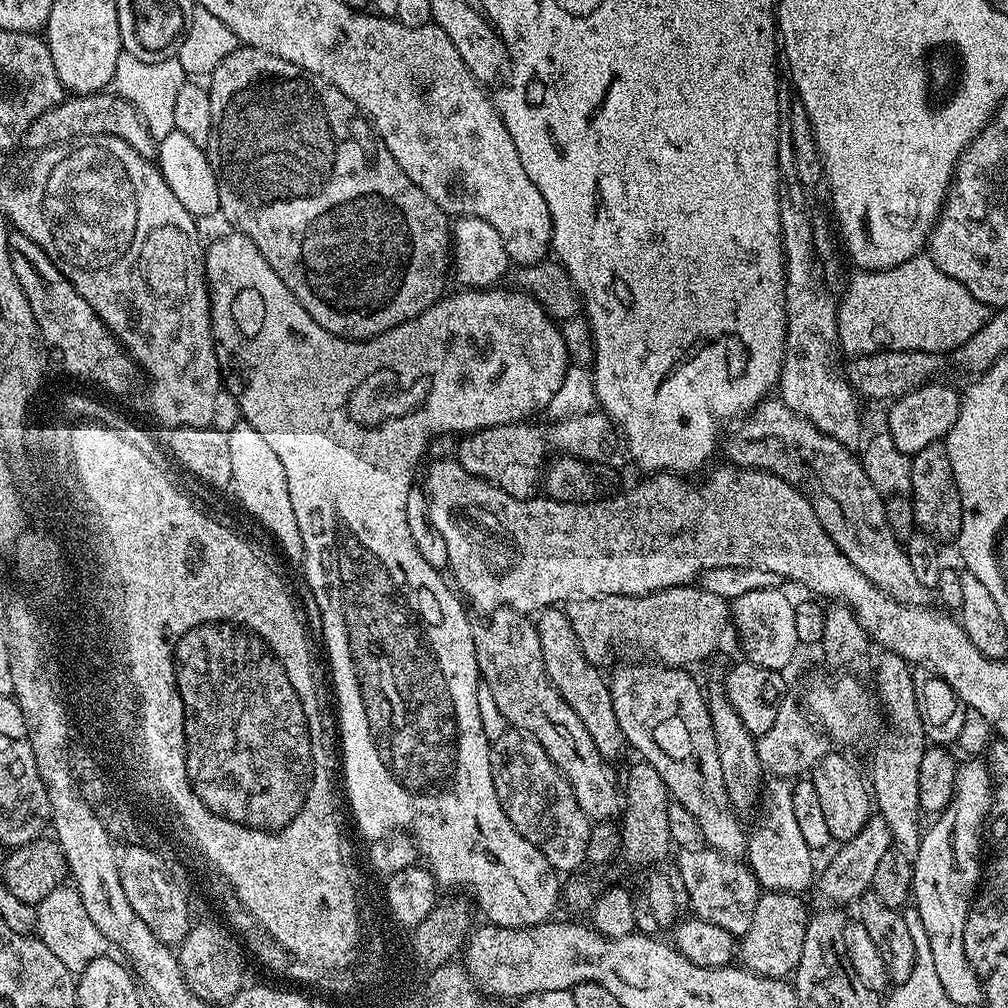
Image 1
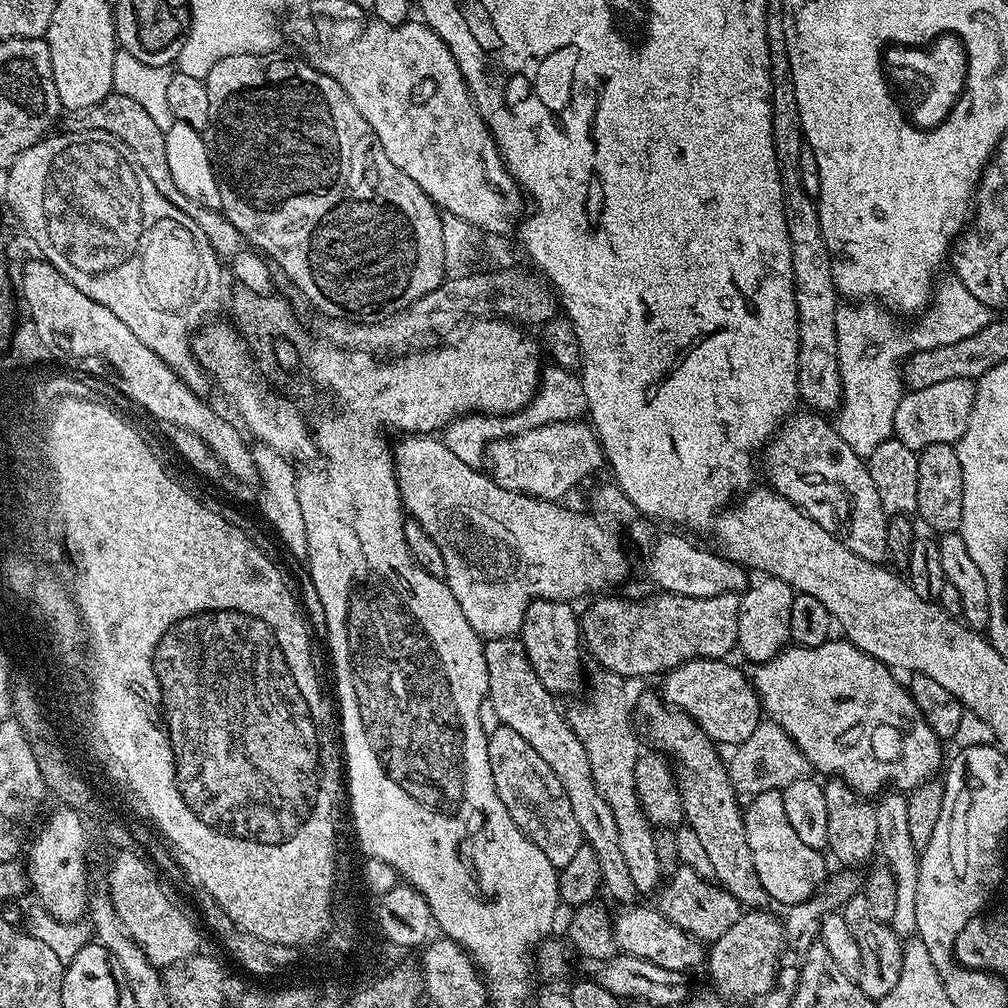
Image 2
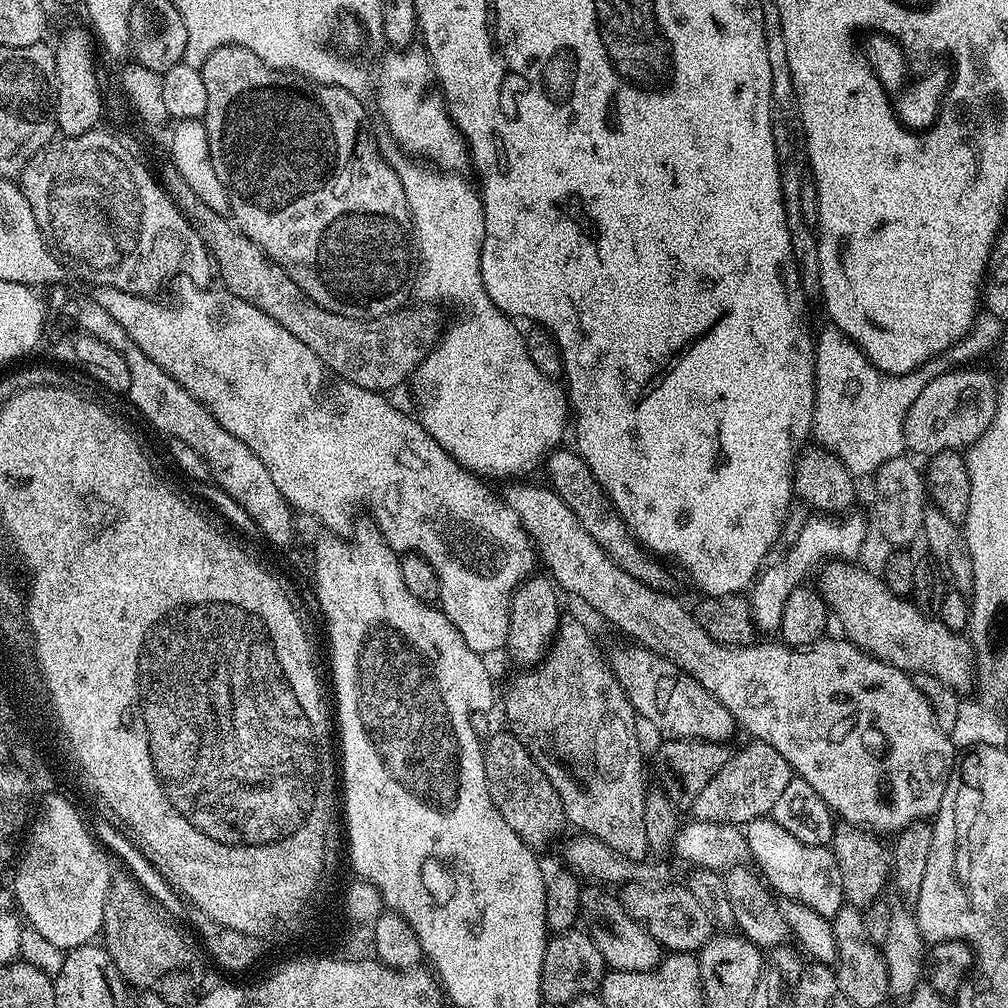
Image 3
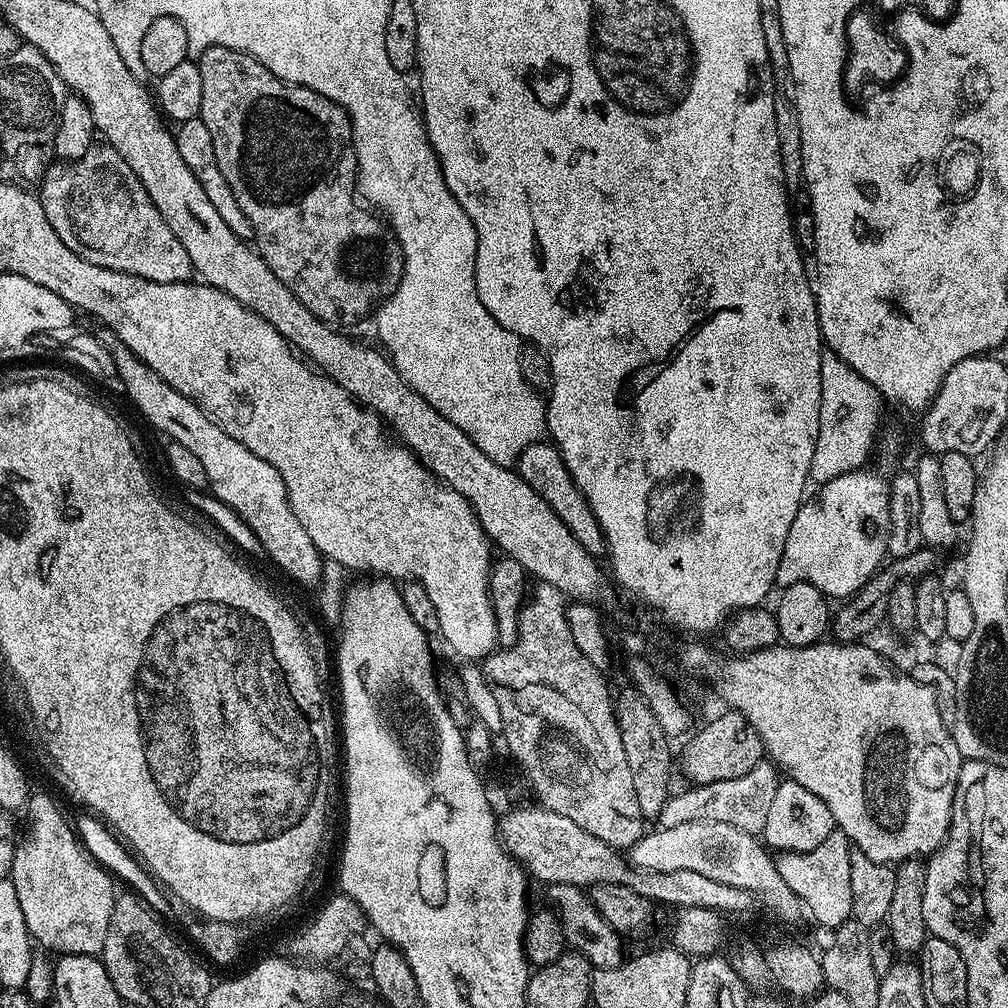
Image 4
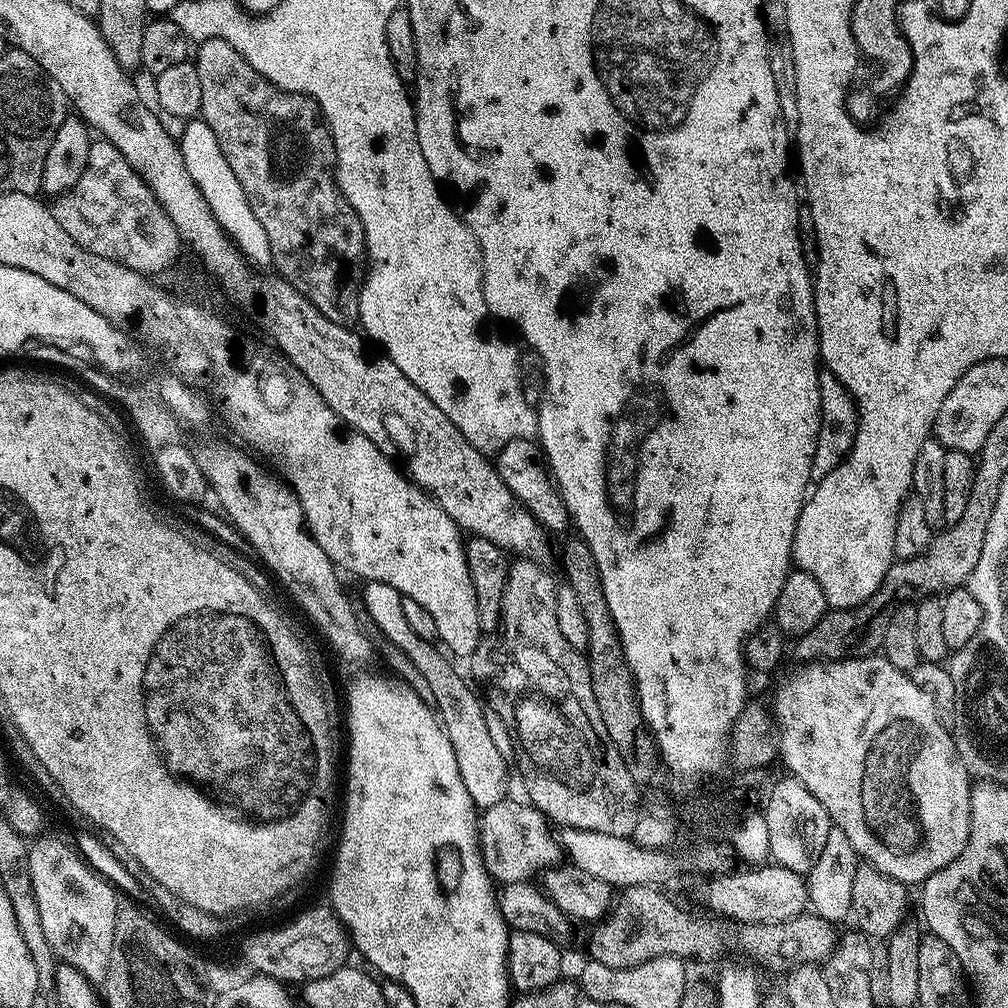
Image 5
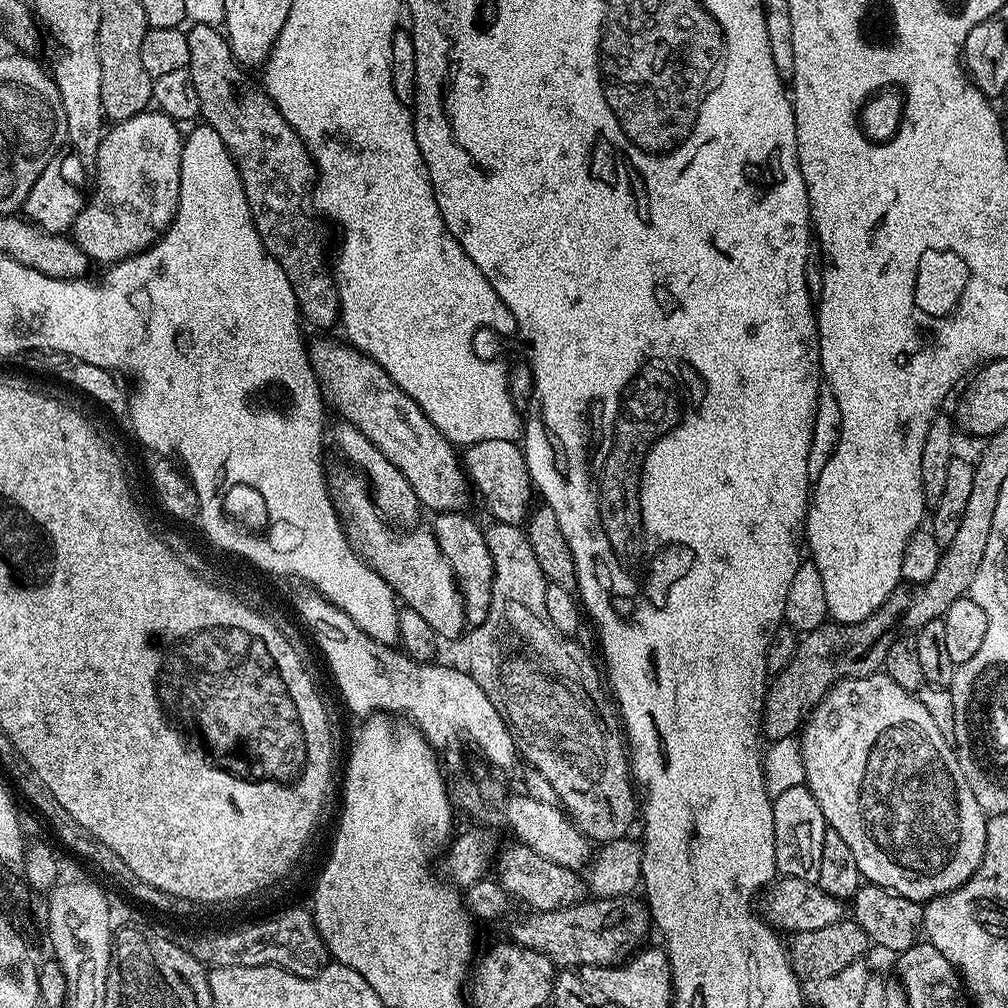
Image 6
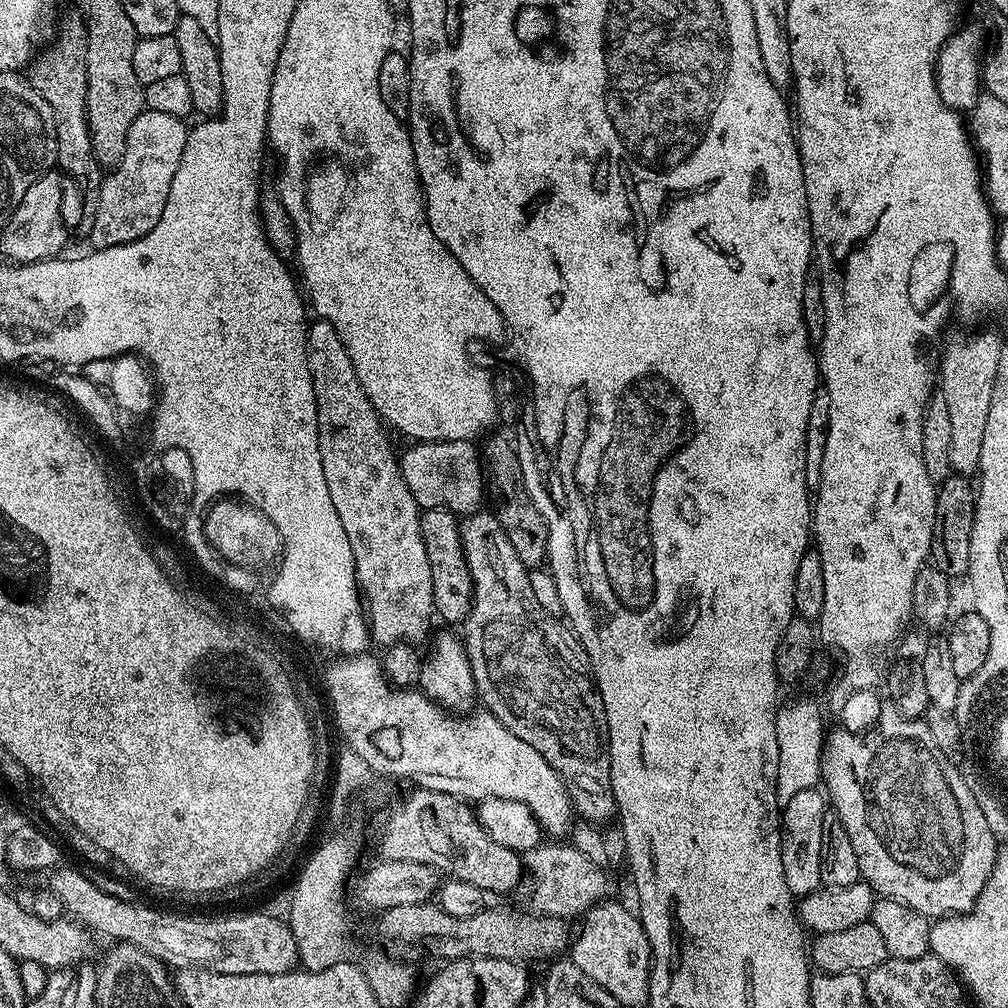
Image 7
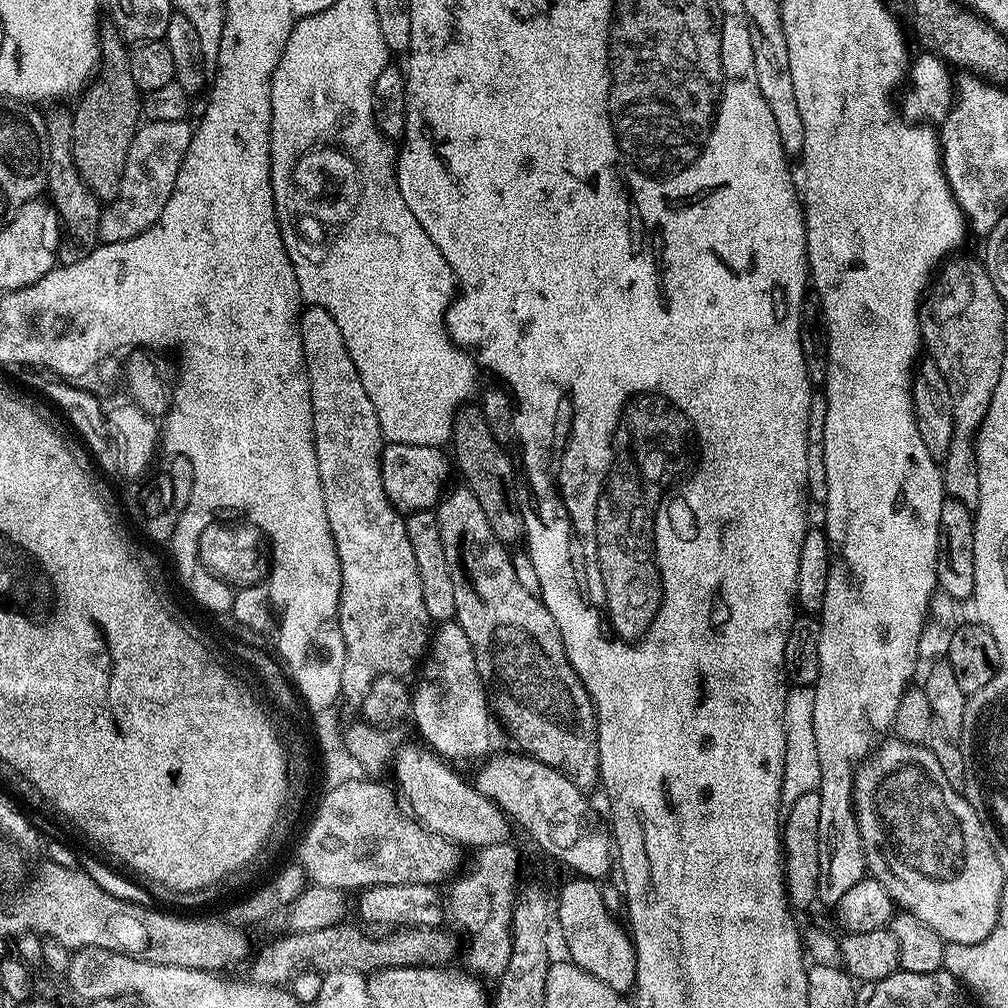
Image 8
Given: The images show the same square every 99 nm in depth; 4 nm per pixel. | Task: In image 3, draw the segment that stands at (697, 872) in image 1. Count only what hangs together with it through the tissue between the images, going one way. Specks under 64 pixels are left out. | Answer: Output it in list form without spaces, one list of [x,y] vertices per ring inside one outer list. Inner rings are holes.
[[[635,882],[625,884],[619,889],[618,899],[624,905],[624,909],[657,940],[661,949],[667,950],[668,952],[699,953],[700,949],[704,947],[705,942],[712,939],[714,935],[713,920],[708,916],[706,910],[702,908],[701,903],[694,898],[694,894],[686,886],[664,887],[668,886],[649,886]]]

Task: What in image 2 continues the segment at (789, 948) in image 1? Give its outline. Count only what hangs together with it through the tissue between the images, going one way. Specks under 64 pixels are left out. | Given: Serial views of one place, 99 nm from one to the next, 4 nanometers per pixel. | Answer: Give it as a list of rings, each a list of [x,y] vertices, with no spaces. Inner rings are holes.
[[[768,910],[745,911],[722,938],[711,941],[706,952],[706,968],[712,971],[712,978],[720,988],[725,988],[732,996],[741,996],[744,1000],[763,998],[777,982],[778,969],[781,967],[780,951],[785,951],[784,926],[781,917],[771,916]]]

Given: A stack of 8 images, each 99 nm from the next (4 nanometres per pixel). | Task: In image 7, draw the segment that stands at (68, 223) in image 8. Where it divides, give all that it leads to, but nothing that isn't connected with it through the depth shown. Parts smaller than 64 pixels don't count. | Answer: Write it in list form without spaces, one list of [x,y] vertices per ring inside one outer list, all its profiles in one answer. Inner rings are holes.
[[[68,20],[60,37],[49,46],[48,52],[41,51],[30,65],[32,85],[50,102],[56,123],[56,164],[65,177],[73,176],[84,191],[88,206],[95,206],[100,197],[100,186],[104,183],[105,173],[97,162],[90,142],[90,130],[86,118],[86,46],[88,38],[83,23]]]

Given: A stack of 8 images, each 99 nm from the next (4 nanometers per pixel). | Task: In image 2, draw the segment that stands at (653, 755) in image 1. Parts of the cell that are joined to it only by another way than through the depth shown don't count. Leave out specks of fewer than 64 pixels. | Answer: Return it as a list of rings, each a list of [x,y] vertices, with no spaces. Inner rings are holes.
[[[656,700],[650,701],[644,708],[648,715],[648,732],[657,744],[653,745],[676,763],[674,771],[682,794],[687,827],[698,834],[699,841],[714,866],[715,879],[719,885],[732,894],[745,909],[767,909],[770,901],[762,882],[758,882],[754,858],[750,858],[750,842],[746,842],[742,804],[739,804],[735,787],[729,780],[729,765],[724,760],[720,761],[720,756],[716,753],[717,745],[696,725],[695,720],[684,712],[670,710],[669,705]]]

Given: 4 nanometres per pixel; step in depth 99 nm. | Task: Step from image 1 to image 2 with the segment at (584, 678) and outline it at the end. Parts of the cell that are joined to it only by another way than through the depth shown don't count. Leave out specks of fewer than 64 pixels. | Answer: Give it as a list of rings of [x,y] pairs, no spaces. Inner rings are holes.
[[[532,600],[518,633],[533,670],[546,690],[553,694],[570,691],[580,672],[580,620],[577,610],[572,608],[575,607],[567,600]]]

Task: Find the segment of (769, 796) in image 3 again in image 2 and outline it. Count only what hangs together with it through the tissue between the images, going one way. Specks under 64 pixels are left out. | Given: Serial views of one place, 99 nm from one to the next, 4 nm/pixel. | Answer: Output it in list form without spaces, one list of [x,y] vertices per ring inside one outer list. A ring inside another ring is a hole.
[[[769,720],[761,721],[746,742],[737,745],[732,760],[729,759],[729,780],[737,795],[757,796],[766,790],[783,791],[792,782],[807,779],[812,772],[809,760],[797,744],[789,738],[783,727]]]

